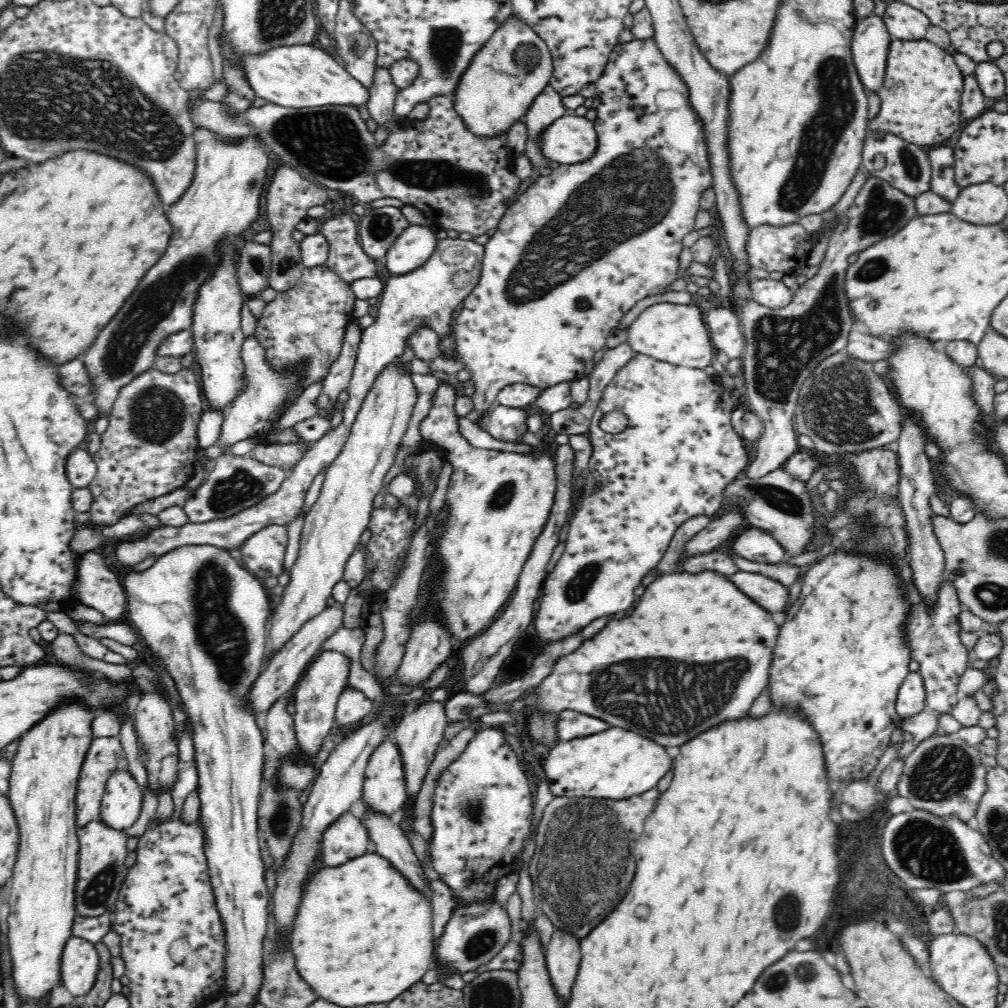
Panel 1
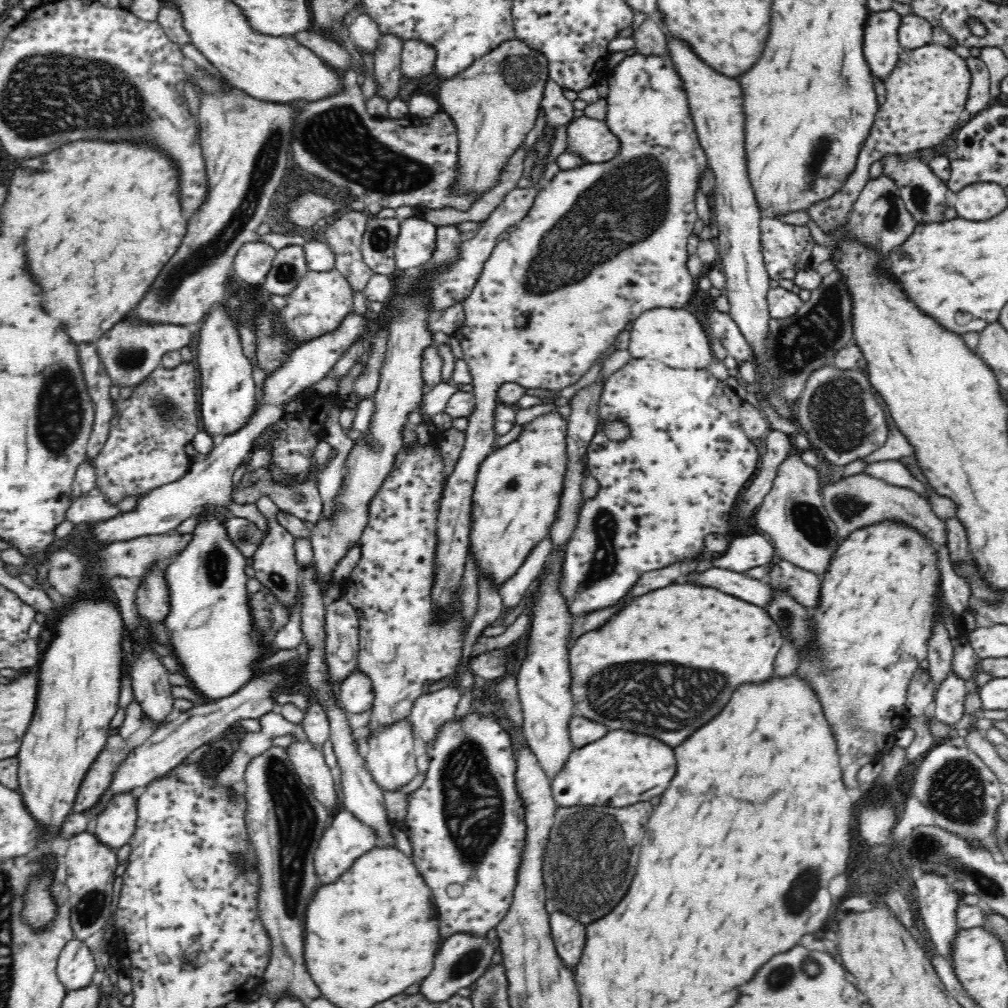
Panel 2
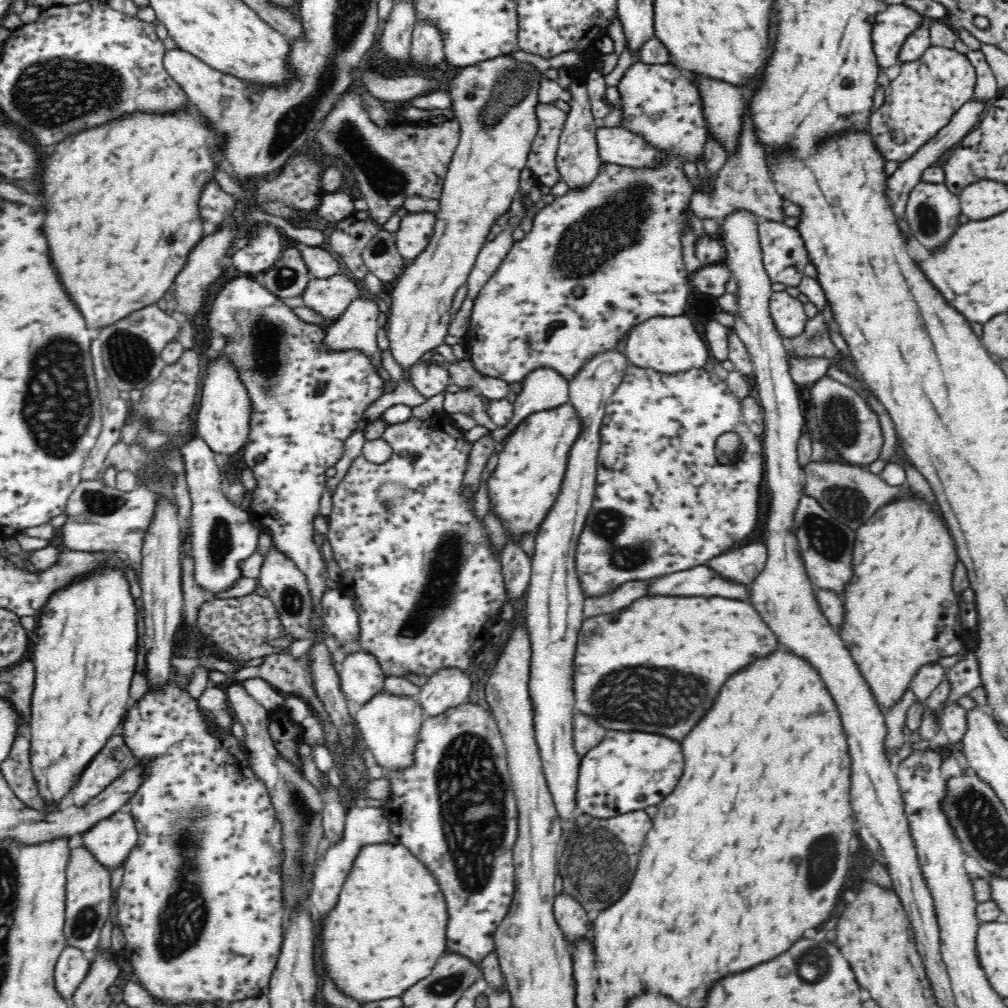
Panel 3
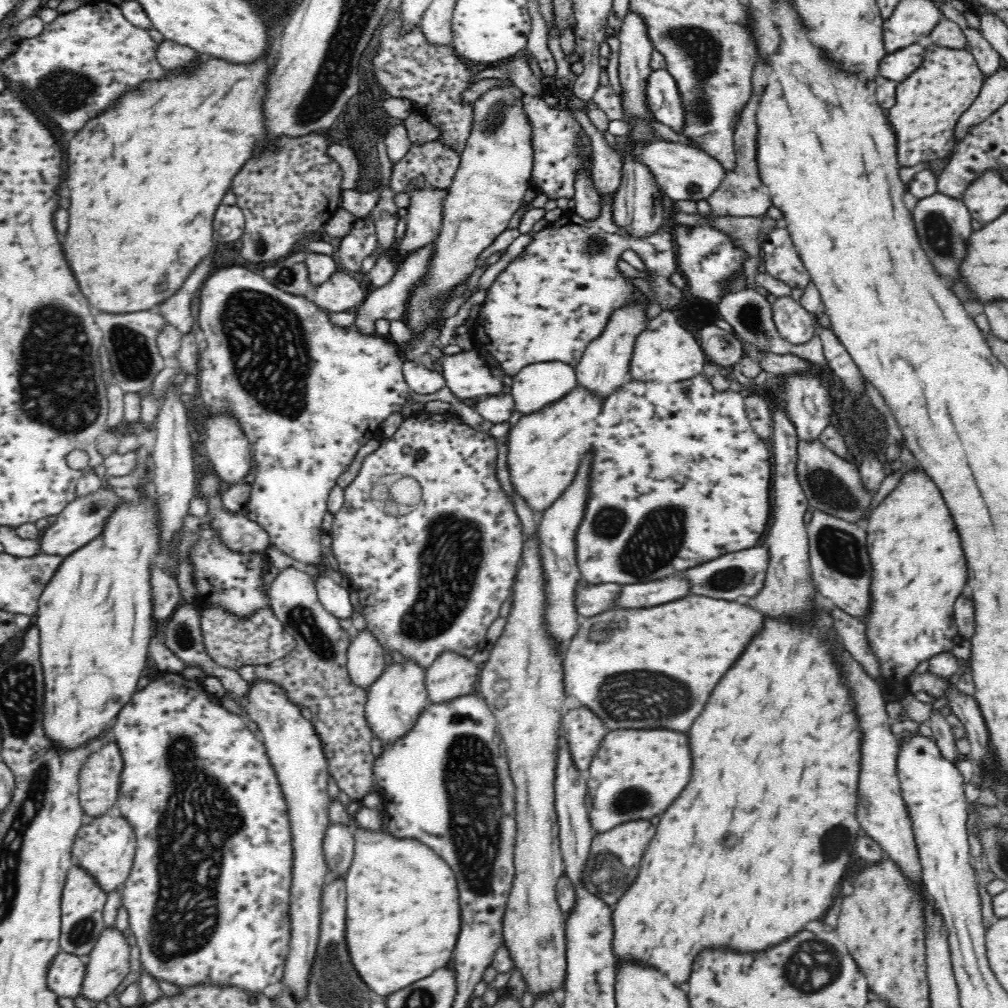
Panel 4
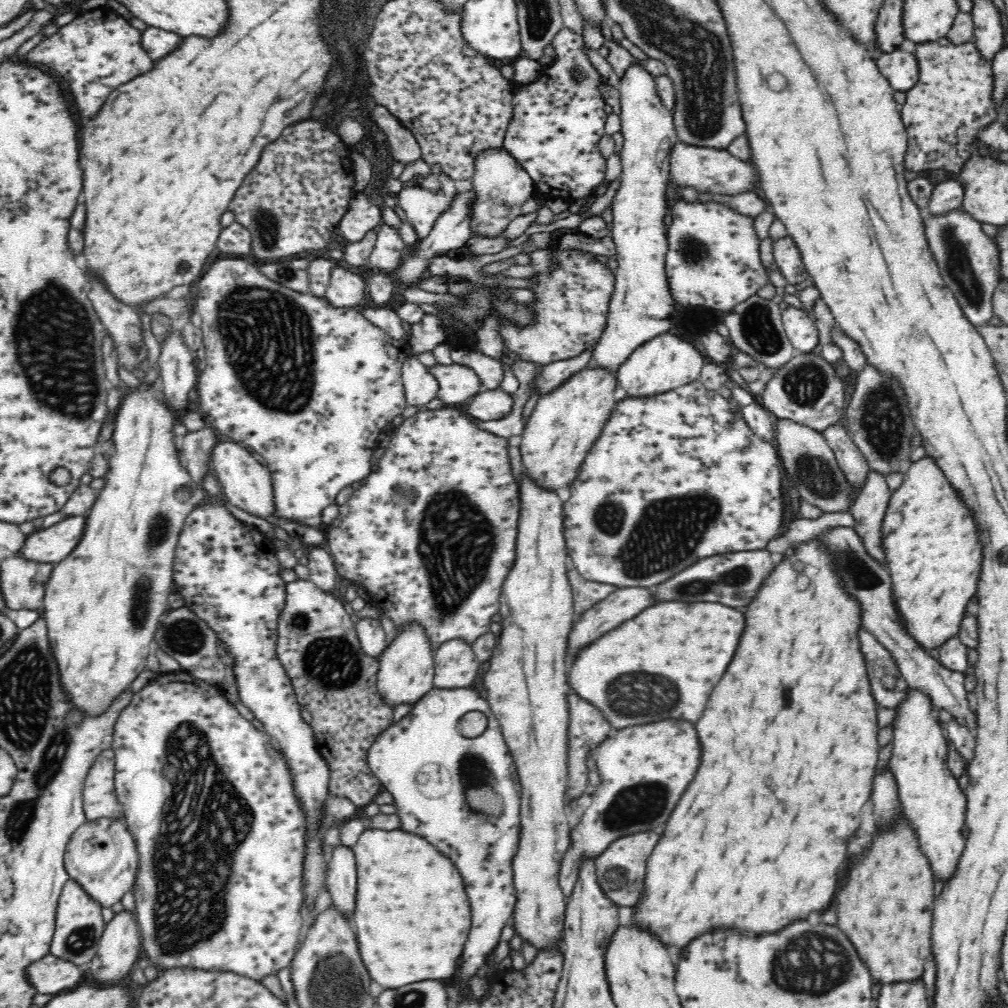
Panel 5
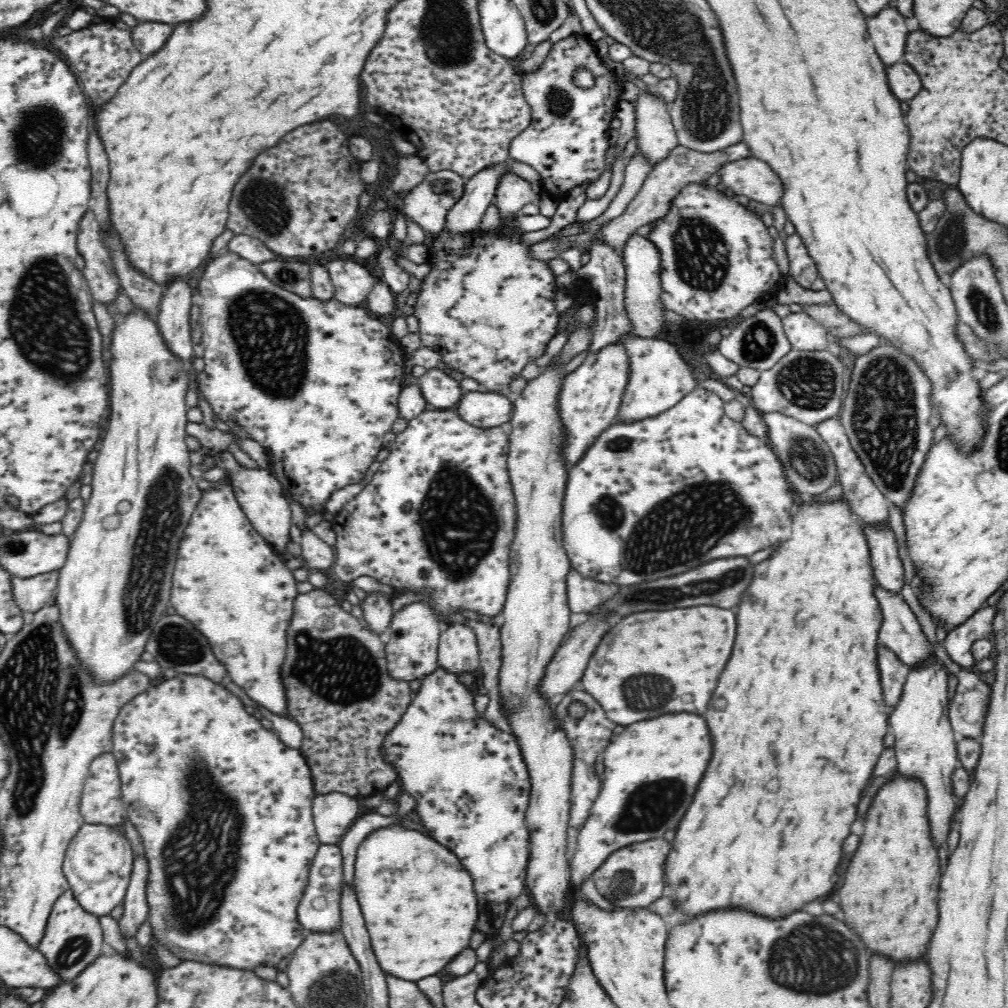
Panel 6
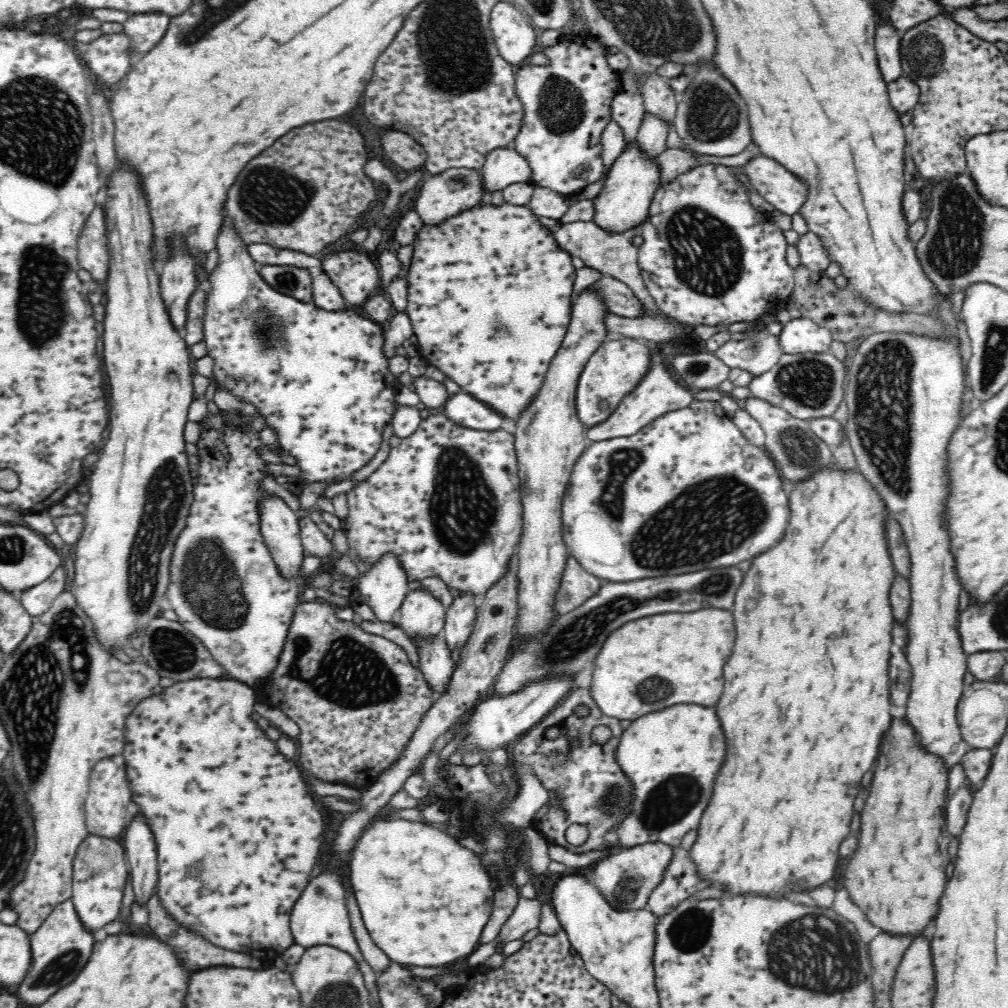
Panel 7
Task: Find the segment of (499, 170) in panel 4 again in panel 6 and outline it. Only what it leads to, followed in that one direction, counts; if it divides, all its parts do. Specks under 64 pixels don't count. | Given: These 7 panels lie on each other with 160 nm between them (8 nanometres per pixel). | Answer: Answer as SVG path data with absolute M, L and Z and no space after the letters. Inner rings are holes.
M512 173L499 182L495 197L501 216L513 216L529 202L536 205L540 200L540 194L530 182Z

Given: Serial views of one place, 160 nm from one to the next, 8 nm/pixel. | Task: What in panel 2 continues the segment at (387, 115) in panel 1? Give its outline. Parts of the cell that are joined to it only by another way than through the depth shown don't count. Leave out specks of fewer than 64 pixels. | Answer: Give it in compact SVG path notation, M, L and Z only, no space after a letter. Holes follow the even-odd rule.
M381 34L374 55L374 72L377 94L387 100L398 99L396 94L402 86L401 54L404 40L395 34Z

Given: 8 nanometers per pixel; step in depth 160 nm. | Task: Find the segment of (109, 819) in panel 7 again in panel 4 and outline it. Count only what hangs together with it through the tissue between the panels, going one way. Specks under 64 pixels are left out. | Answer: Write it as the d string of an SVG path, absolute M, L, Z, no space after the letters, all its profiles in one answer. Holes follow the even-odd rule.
M115 743L88 758L79 774L79 798L83 812L96 818L117 804L123 759Z

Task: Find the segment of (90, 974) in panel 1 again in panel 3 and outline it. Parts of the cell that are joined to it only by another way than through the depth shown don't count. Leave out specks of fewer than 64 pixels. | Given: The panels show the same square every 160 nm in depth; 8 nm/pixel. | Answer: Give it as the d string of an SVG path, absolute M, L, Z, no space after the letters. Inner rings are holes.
M71 946L64 947L55 964L54 980L56 990L62 998L70 1000L84 980L91 961L84 957L84 951Z

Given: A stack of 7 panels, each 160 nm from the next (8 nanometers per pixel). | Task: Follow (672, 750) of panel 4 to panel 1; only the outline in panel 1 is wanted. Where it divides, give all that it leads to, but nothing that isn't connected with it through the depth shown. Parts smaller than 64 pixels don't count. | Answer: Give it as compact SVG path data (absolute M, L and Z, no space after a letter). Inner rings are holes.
M608 728L596 736L560 742L547 755L544 773L554 798L632 798L652 790L672 768L672 758L666 748L624 728Z

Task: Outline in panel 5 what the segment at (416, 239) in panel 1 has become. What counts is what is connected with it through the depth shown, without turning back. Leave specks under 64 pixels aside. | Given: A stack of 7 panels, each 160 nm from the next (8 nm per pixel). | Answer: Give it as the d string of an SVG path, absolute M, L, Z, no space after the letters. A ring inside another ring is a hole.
M444 171L439 174L438 184L438 191L432 192L415 182L404 185L395 195L398 199L399 213L412 223L420 239L426 238L432 232L435 222L450 208L452 199L458 193L454 180Z

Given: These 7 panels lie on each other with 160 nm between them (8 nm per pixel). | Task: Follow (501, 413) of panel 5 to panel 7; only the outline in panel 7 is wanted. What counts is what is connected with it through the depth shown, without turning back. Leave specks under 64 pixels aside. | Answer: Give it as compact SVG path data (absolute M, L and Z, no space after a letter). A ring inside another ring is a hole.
M462 392L444 402L444 415L456 425L477 431L498 430L504 420L500 413Z

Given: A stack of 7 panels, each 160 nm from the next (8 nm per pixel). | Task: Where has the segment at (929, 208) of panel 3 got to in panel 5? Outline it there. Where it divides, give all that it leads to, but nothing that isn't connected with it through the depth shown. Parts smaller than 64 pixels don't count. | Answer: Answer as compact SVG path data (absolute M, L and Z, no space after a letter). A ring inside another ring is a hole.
M952 211L945 215L923 219L930 251L943 277L943 282L962 308L966 319L974 326L988 325L994 318L993 294L1002 280L1000 276L1000 248L980 228L970 213Z

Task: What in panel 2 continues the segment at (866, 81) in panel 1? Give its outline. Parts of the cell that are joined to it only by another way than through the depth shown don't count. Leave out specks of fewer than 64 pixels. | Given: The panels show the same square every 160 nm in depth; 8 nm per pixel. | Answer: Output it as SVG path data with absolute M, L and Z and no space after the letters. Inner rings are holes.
M894 9L870 12L864 27L864 56L876 78L885 79L903 51L898 31L903 16Z

